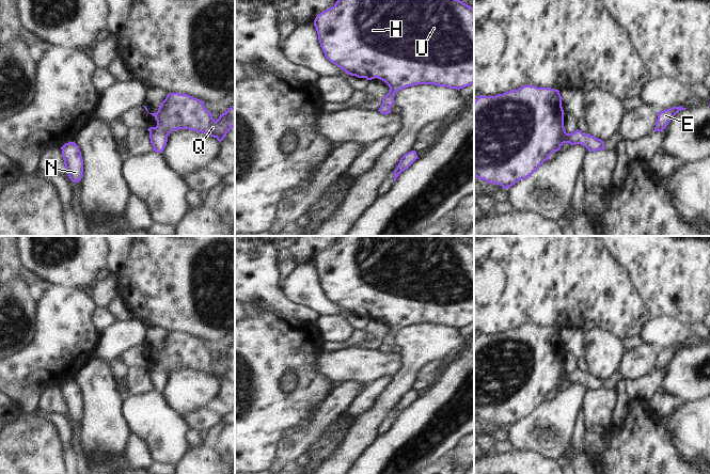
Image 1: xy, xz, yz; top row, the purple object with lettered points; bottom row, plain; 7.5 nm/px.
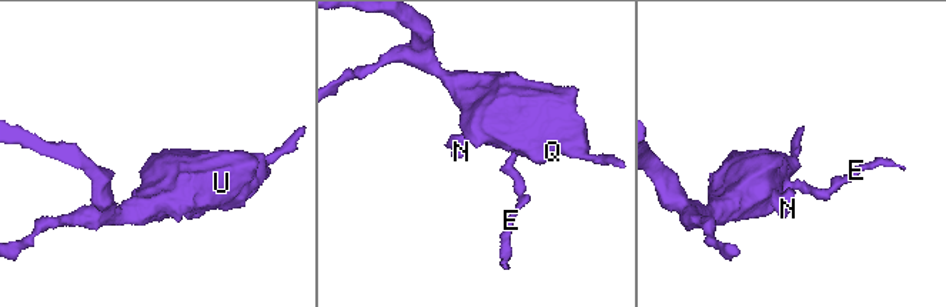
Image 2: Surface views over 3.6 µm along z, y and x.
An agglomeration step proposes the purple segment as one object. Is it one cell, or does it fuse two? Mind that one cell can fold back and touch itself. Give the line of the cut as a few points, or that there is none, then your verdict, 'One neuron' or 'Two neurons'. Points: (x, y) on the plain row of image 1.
No split. One neuron.

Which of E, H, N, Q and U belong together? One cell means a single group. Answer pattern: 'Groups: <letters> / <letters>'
Groups: E H N Q U.

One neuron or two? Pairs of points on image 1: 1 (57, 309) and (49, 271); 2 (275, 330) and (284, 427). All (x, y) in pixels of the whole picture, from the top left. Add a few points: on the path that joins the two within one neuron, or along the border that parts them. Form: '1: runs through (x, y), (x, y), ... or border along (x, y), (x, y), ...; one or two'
1: border along (52, 285), (65, 285), (77, 288); two
2: runs through (271, 354), (271, 403); one

